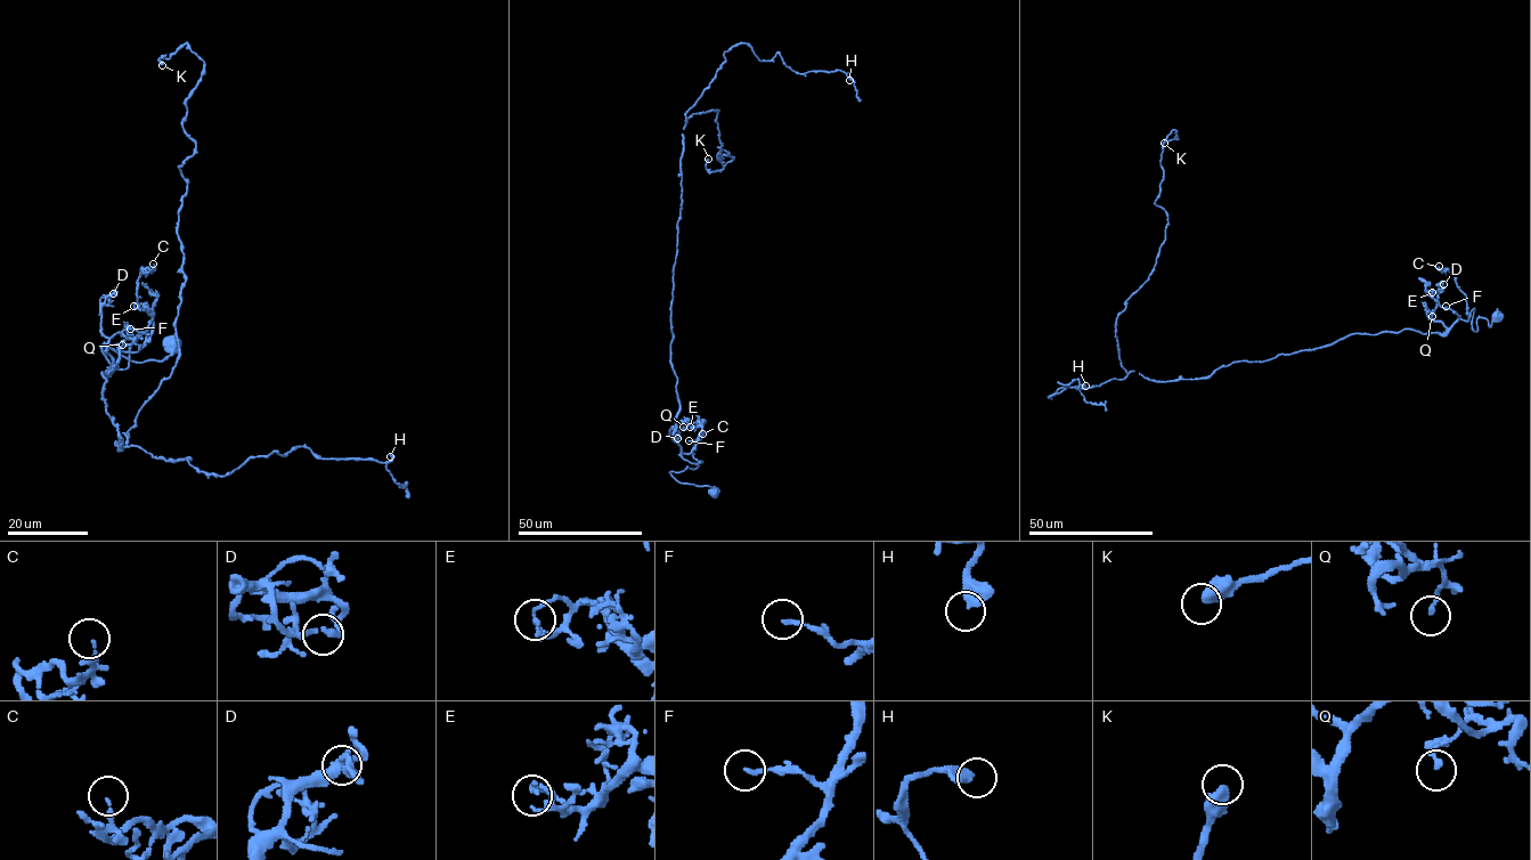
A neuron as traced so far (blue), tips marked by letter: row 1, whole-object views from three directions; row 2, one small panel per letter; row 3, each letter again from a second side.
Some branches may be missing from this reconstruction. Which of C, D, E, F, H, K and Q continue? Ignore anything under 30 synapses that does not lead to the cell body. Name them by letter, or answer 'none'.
none

